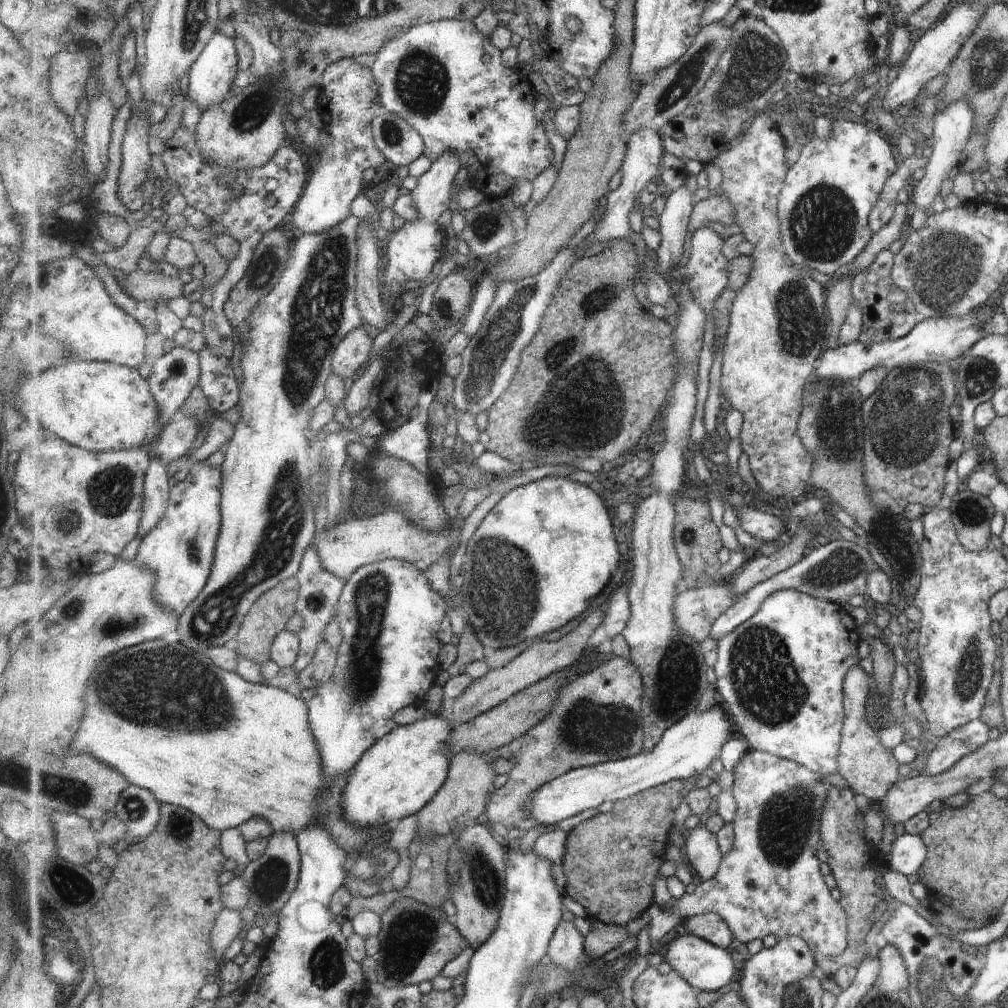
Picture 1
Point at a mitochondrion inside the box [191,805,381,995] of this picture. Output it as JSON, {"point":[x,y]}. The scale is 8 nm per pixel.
{"point":[328,967]}

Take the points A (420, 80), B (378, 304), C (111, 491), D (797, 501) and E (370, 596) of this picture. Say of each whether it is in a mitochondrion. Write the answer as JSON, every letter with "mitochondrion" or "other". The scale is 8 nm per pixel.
{"A":"mitochondrion","B":"other","C":"mitochondrion","D":"other","E":"mitochondrion"}

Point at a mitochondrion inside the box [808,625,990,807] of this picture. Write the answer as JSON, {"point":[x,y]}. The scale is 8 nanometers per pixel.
{"point":[967,675]}

